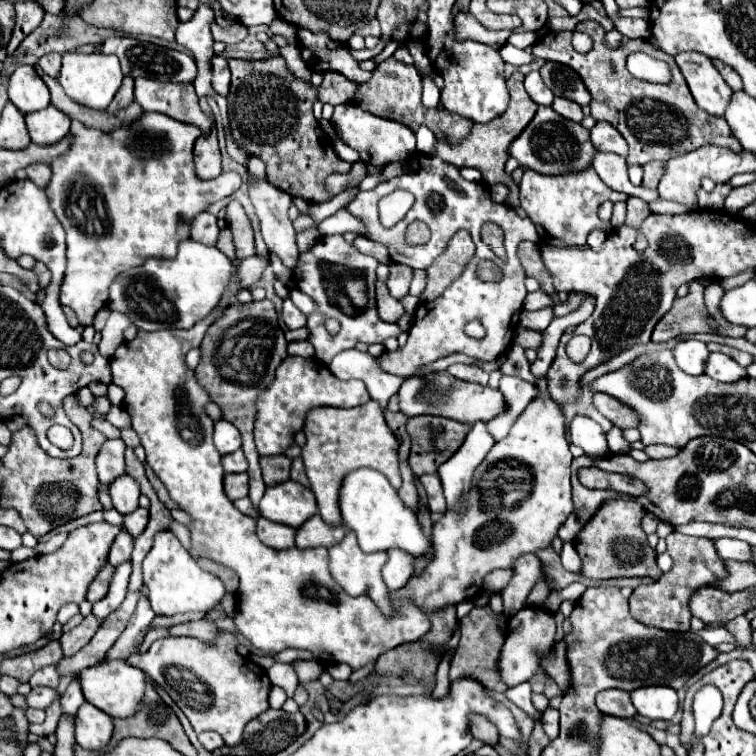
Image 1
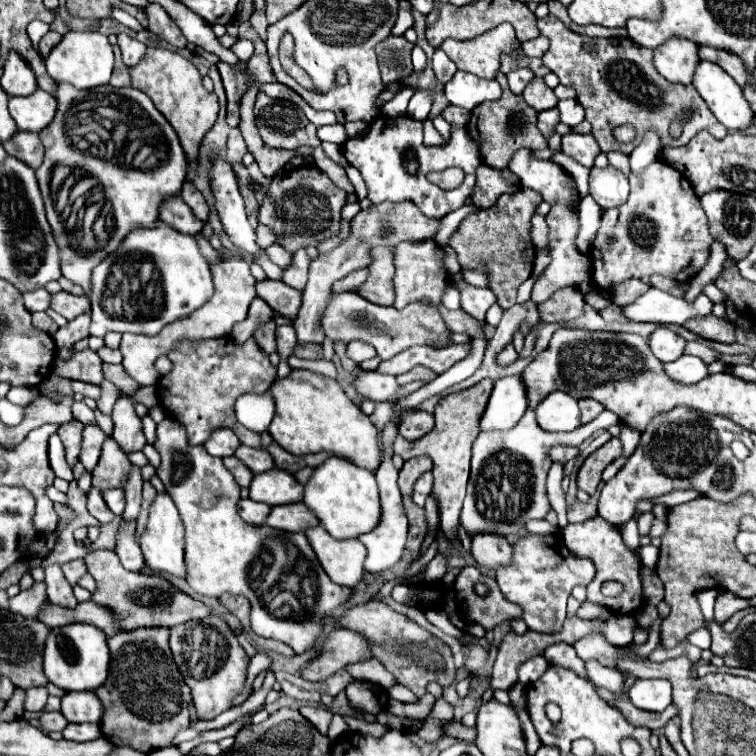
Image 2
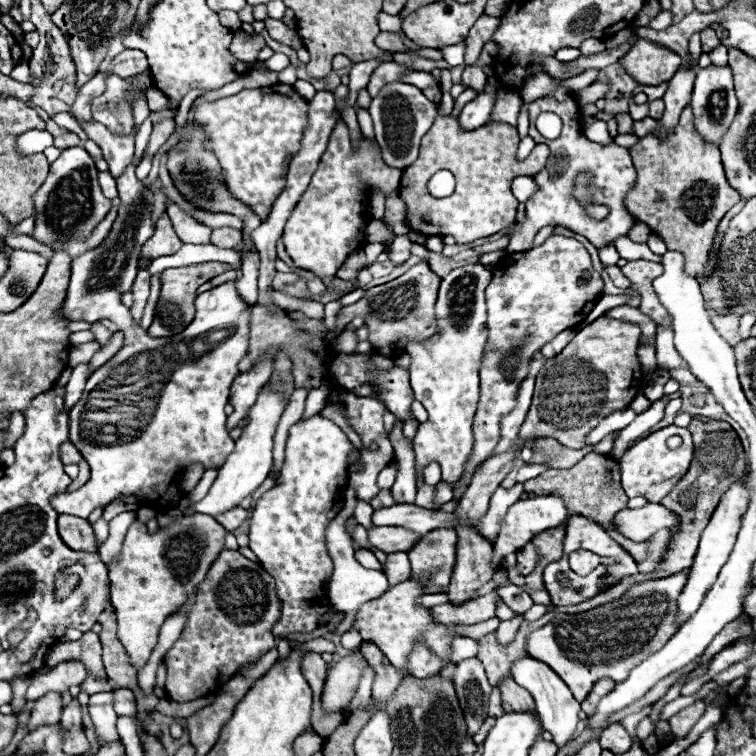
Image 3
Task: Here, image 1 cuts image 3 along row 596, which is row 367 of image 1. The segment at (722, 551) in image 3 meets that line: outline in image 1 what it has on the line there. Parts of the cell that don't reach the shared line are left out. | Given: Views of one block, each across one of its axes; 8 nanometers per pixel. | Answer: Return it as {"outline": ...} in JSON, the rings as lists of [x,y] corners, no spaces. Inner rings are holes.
{"outline":[[[694,338],[680,340],[674,348],[674,358],[676,358],[678,368],[692,376],[698,376],[704,372],[704,362],[708,360],[708,354],[710,352],[706,350],[706,344]]]}

